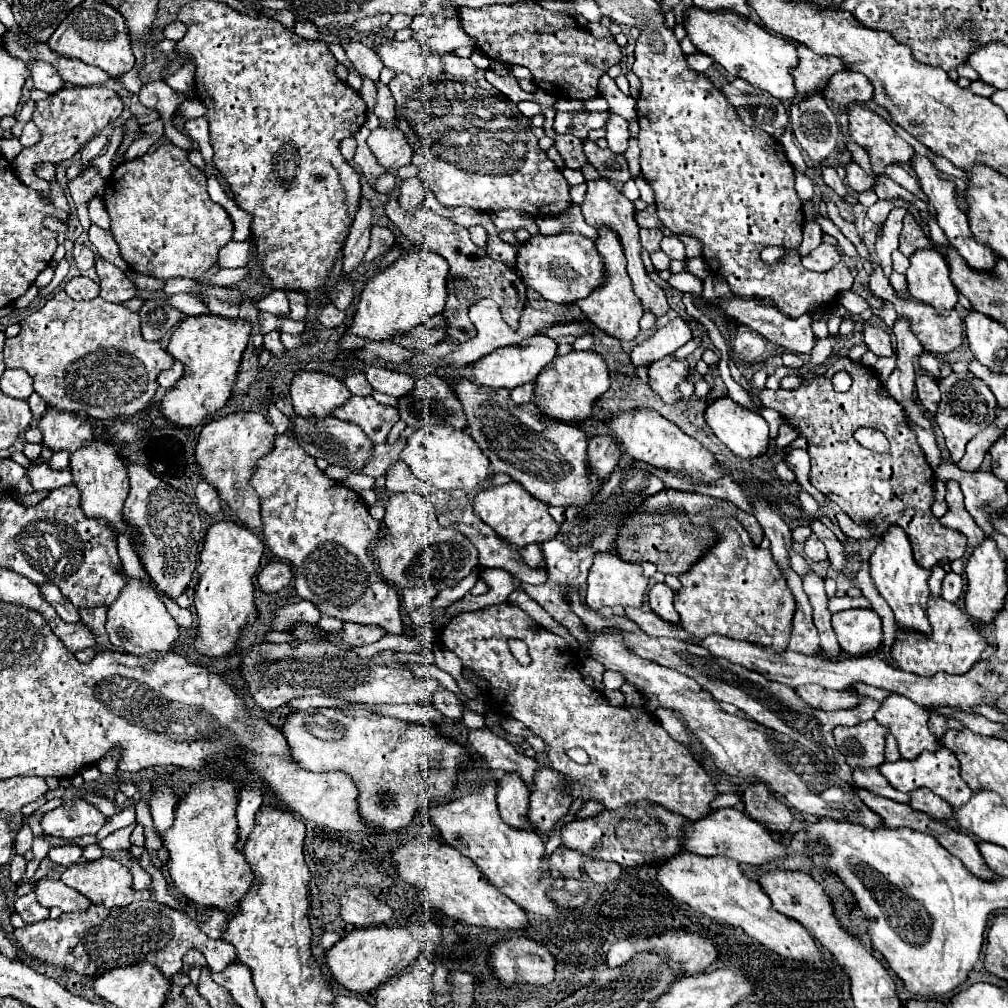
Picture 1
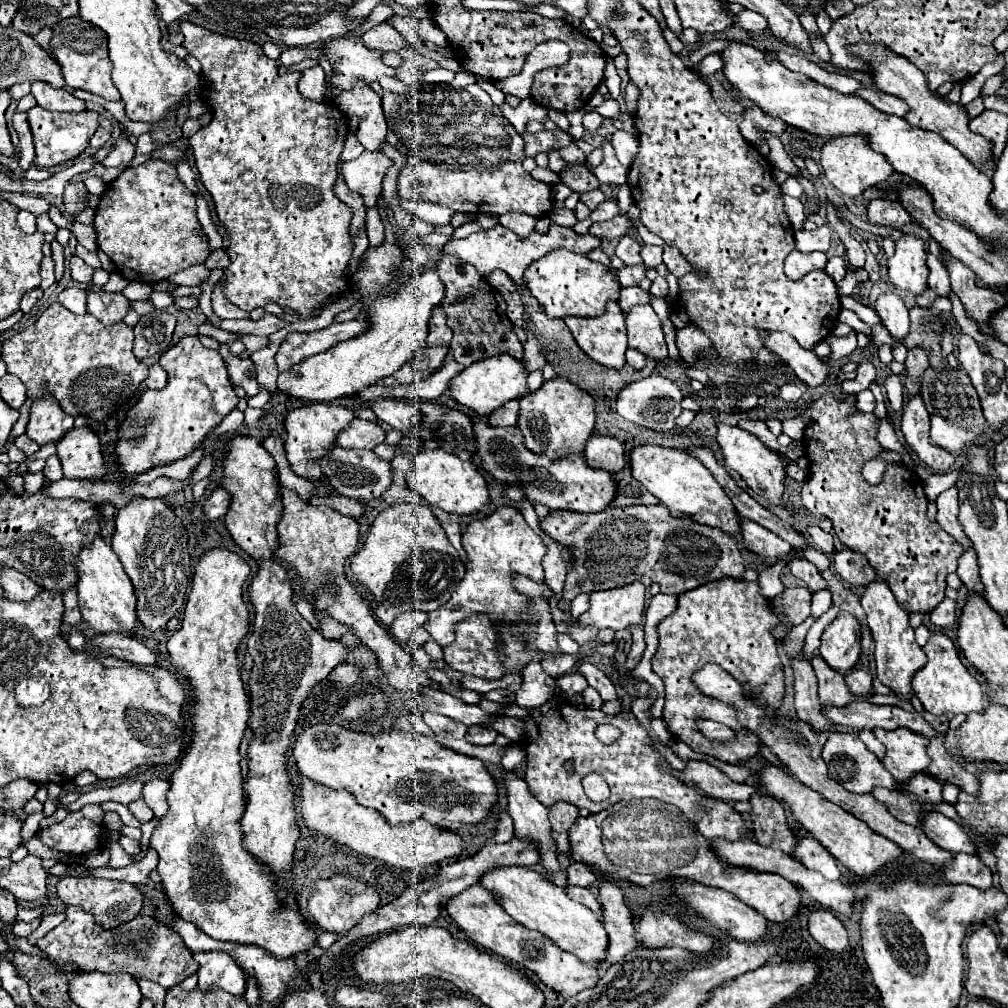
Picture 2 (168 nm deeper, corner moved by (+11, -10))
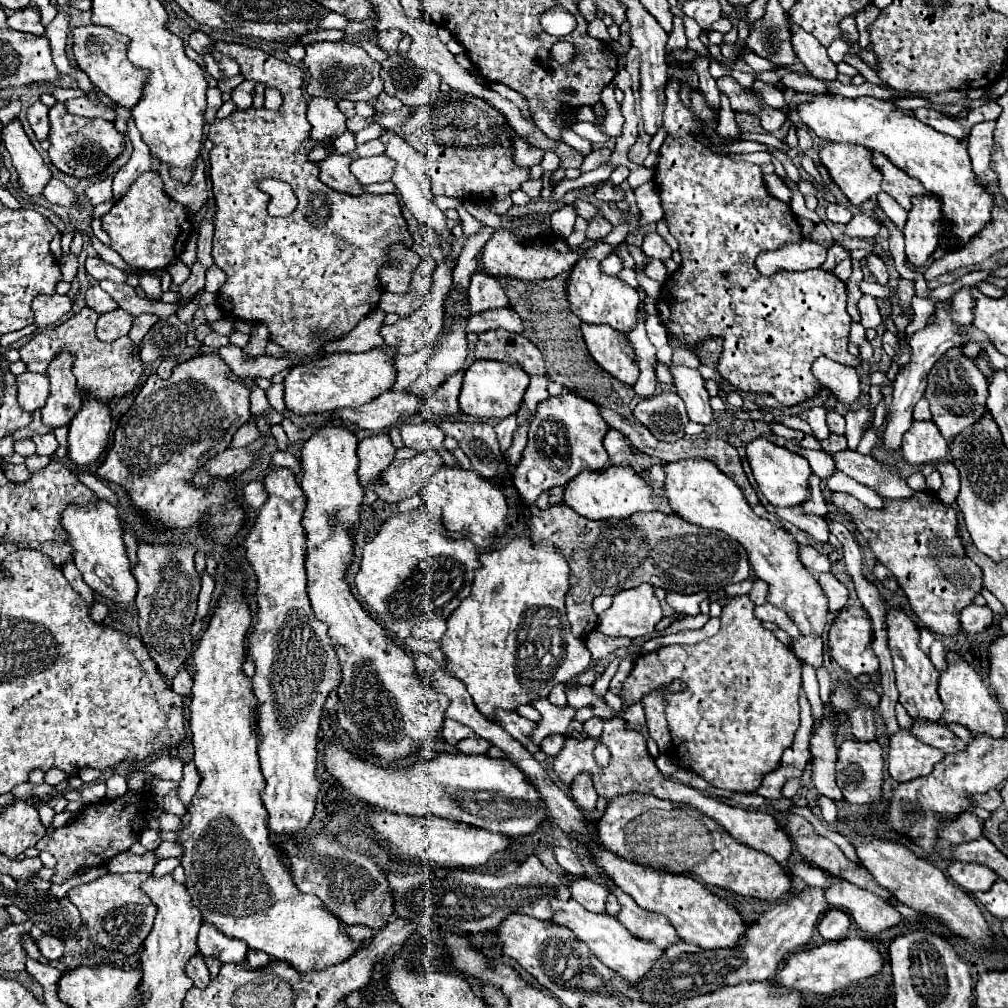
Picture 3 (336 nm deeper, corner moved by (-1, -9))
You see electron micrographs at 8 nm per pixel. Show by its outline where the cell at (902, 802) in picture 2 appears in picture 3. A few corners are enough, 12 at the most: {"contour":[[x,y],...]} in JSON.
{"contour":[[960,815],[948,825],[942,839],[952,845],[982,837],[976,815]]}

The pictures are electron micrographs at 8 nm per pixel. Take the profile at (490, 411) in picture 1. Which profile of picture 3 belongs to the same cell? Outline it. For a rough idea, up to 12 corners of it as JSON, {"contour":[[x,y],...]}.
{"contour":[[632,467],[580,473],[564,503],[594,521],[674,513]]}

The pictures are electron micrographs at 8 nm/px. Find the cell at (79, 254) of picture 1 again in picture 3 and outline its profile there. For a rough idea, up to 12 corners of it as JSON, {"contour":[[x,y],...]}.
{"contour":[[94,257],[86,259],[92,279],[126,283],[126,273]]}

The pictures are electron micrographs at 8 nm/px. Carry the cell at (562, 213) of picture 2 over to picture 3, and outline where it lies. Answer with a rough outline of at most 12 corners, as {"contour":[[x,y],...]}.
{"contour":[[577,199],[577,214],[585,220],[599,215],[599,210],[590,203]]}

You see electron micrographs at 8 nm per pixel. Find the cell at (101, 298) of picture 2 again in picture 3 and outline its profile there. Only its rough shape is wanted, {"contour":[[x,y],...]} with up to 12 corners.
{"contour":[[124,309],[104,313],[96,323],[96,337],[112,343],[128,333],[132,315]]}

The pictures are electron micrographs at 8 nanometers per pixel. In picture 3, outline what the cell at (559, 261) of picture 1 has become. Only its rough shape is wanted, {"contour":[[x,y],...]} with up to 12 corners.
{"contour":[[580,259],[568,277],[572,313],[628,335],[638,291]]}

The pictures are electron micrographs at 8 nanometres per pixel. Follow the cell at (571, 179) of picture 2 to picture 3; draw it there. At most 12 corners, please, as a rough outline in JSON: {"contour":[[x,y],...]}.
{"contour":[[610,181],[602,183],[594,193],[600,201],[624,201],[620,187]]}

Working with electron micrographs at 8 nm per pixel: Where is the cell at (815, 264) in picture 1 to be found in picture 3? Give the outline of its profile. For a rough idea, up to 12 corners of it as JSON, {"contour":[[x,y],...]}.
{"contour":[[802,239],[764,251],[756,269],[772,277],[780,271],[820,267],[826,249]]}

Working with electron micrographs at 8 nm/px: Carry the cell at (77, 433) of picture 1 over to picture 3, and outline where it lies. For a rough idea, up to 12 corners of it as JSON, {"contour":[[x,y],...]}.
{"contour":[[60,351],[48,365],[50,395],[42,419],[68,425],[82,399],[74,357]]}

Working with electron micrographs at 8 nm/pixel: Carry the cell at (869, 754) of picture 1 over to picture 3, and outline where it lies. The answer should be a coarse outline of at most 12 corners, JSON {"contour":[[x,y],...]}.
{"contour":[[844,741],[836,783],[864,805],[882,795],[882,747]]}

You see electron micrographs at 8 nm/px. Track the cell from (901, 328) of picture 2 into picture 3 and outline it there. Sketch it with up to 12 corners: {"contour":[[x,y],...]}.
{"contour":[[898,279],[898,305],[906,317],[914,317],[910,301],[914,297],[914,281]]}

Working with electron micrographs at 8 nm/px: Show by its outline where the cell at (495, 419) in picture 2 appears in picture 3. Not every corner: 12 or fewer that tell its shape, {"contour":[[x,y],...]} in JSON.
{"contour":[[516,415],[494,425],[502,453],[512,445]]}

